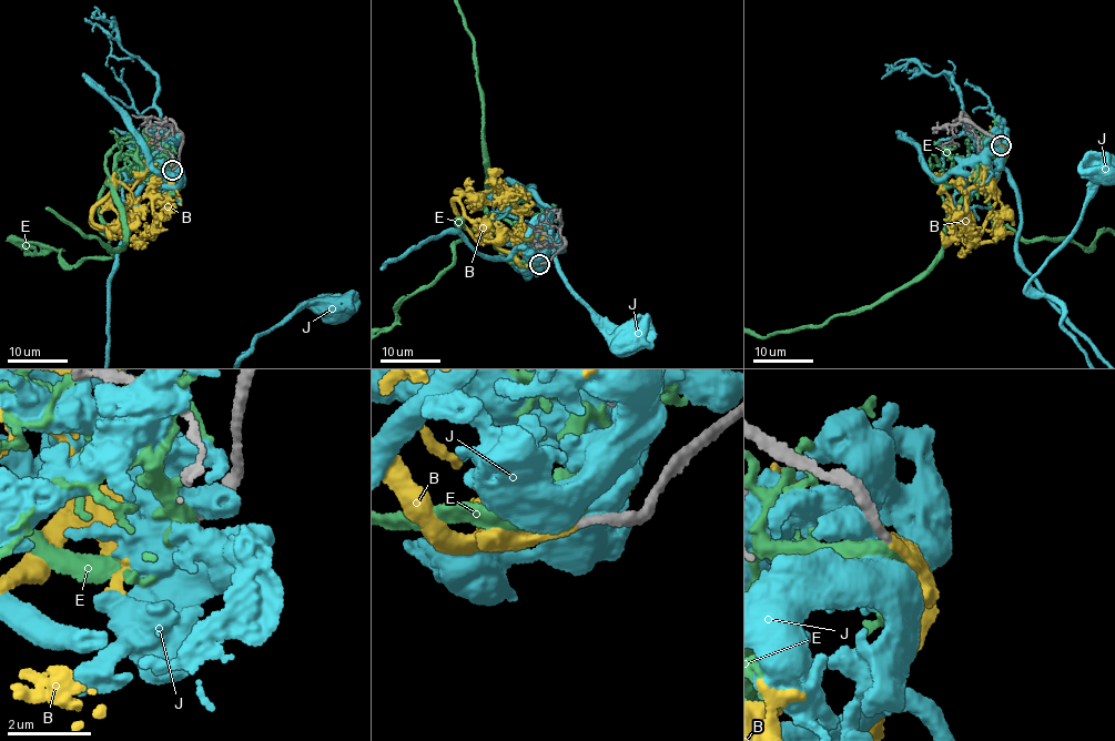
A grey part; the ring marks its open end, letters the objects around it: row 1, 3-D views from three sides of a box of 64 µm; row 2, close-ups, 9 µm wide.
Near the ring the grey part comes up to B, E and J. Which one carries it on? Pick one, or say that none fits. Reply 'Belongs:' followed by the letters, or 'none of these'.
Belongs: B

